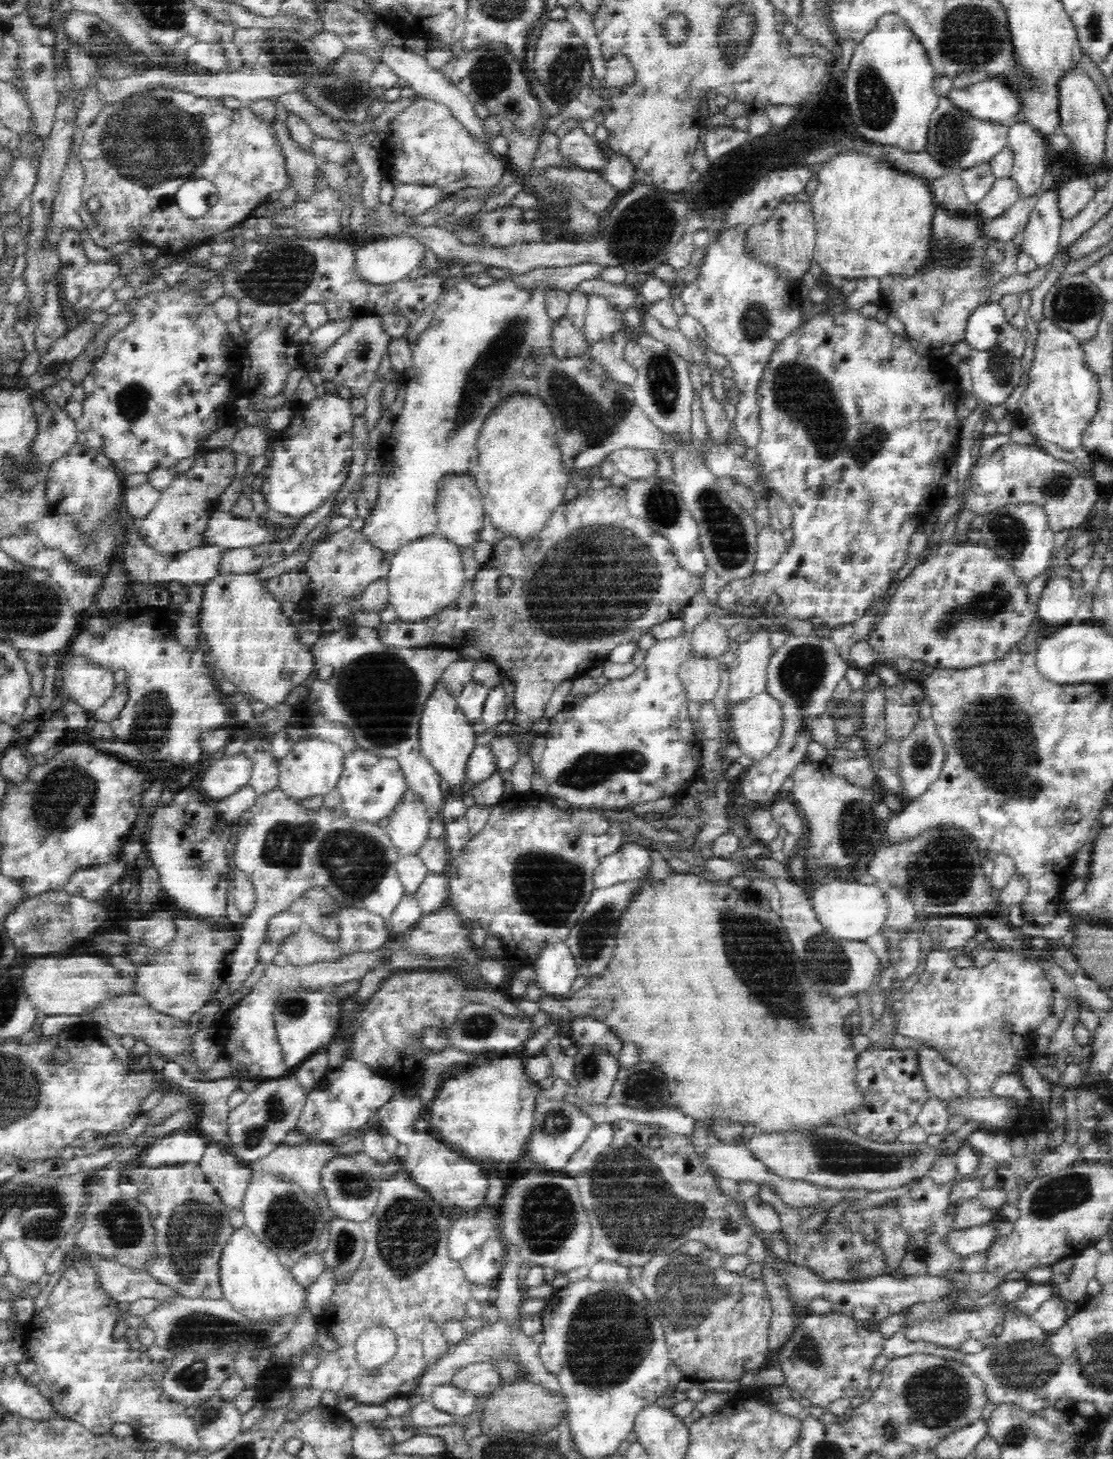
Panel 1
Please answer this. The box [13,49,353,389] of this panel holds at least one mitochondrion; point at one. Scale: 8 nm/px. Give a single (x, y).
(190, 144)

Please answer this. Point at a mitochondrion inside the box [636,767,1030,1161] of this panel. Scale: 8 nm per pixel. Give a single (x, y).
(756, 952)

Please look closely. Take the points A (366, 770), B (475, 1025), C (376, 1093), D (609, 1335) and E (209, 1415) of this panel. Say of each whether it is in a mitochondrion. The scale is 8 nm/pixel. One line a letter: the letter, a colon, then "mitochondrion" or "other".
A: mitochondrion
B: mitochondrion
C: other
D: mitochondrion
E: mitochondrion

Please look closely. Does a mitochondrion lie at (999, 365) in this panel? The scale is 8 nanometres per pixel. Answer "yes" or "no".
yes

